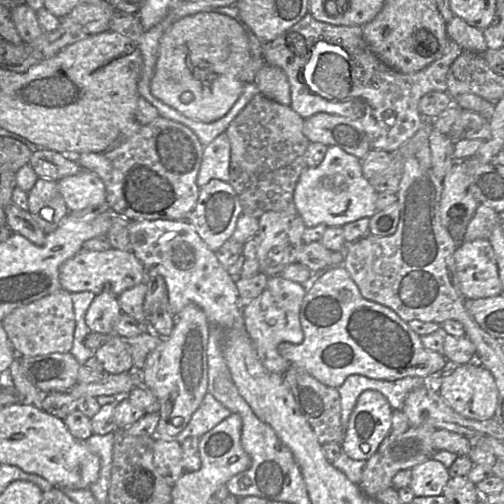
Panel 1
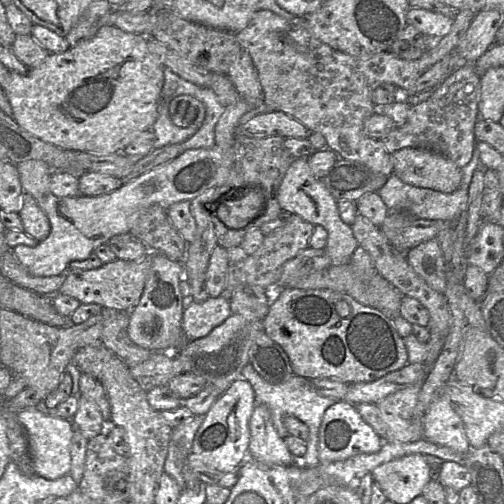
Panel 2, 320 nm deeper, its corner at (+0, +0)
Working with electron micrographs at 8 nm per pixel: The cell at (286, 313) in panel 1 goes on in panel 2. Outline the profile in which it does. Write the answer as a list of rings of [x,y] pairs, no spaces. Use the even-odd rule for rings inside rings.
[[[256,404],[249,422],[250,443],[248,457],[264,465],[289,467],[295,458],[288,450],[284,438],[274,427],[269,408]]]

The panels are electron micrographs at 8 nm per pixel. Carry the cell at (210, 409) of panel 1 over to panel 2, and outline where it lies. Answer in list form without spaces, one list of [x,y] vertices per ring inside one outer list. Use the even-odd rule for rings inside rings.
[[[193,415],[189,420],[172,429],[168,454],[164,462],[165,472],[184,488],[181,469],[191,451],[195,434],[205,415]]]

